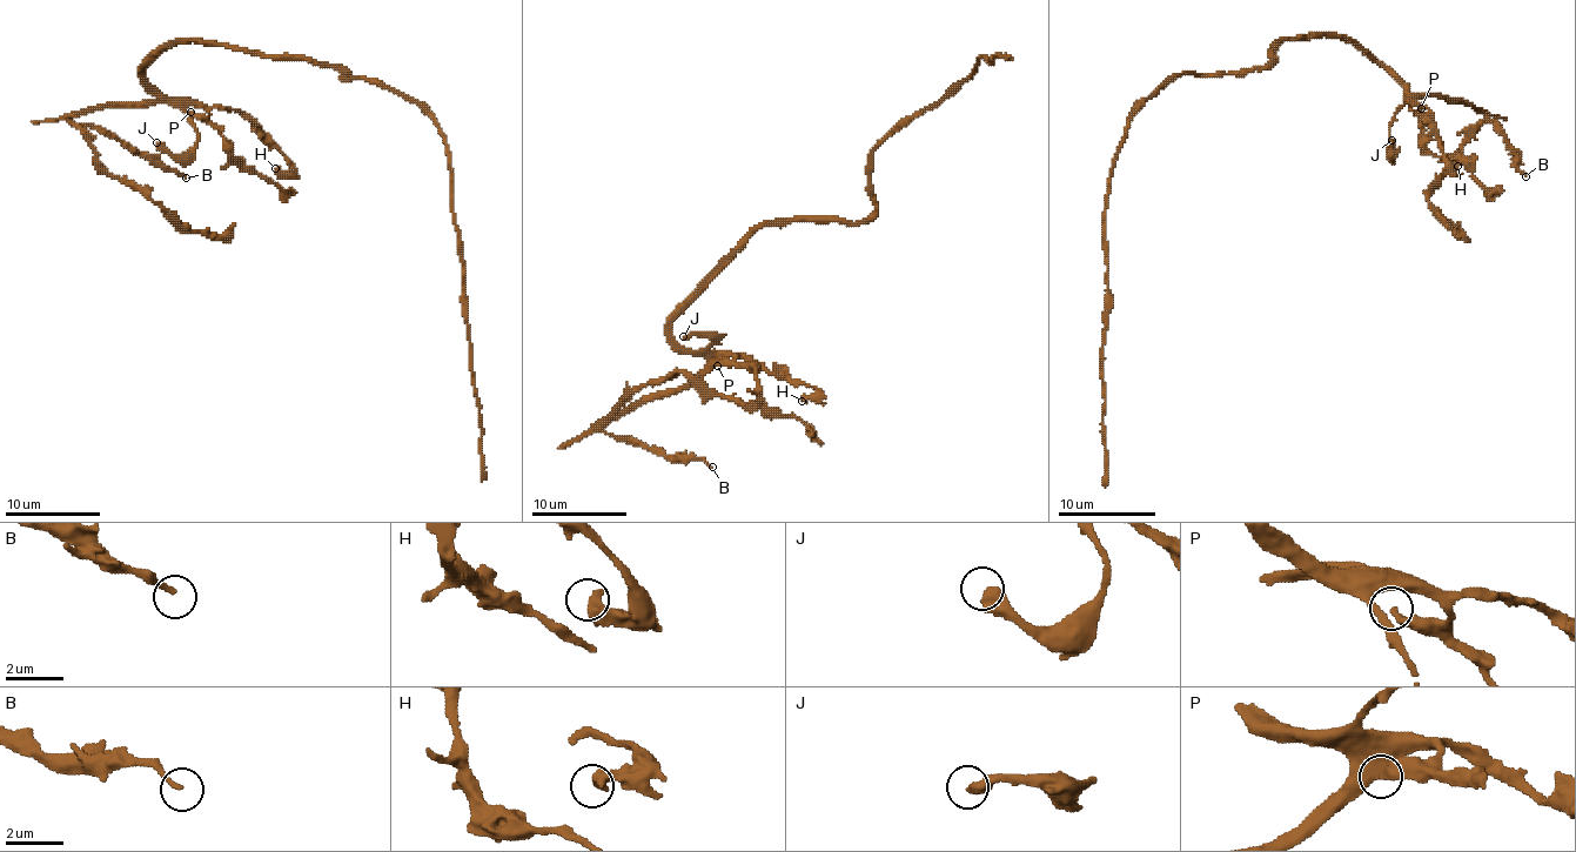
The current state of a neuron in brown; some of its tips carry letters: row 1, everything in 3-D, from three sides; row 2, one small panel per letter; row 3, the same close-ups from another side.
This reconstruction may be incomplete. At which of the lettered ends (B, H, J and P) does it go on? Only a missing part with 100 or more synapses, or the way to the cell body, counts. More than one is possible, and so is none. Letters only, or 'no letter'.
no letter

